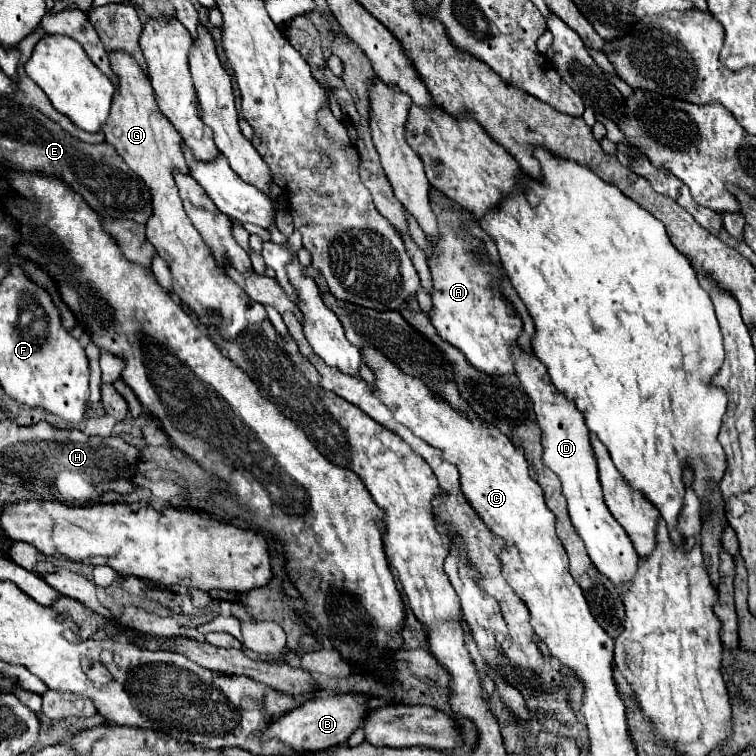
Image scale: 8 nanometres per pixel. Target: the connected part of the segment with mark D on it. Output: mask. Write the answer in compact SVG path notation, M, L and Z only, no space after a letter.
M516 348L514 362L516 362L516 376L520 378L528 396L532 398L536 420L542 430L542 446L544 446L542 462L552 472L556 472L556 476L562 482L562 494L566 496L568 502L572 526L584 540L588 556L598 568L598 572L604 574L622 592L626 588L626 582L630 582L638 570L638 554L626 530L622 530L622 526L614 520L608 506L604 504L602 486L598 480L596 456L590 446L590 430L584 422L584 416L576 410L572 402L564 398L564 394L556 390L556 386L550 382L544 364L538 362L536 356Z

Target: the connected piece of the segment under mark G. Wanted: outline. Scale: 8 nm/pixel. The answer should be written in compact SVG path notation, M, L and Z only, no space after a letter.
M110 54L112 70L116 70L120 78L120 88L114 92L110 116L102 126L102 132L106 134L106 142L116 148L116 152L124 158L124 162L150 186L152 190L152 208L154 214L146 222L146 236L150 244L156 248L156 254L166 260L170 266L172 278L174 278L174 294L188 304L188 308L198 318L220 318L220 336L224 340L236 340L248 326L262 324L268 320L268 314L264 306L258 302L252 302L244 290L232 282L230 276L226 276L224 270L220 270L208 250L204 246L204 240L200 238L200 232L192 226L192 220L188 218L176 182L172 178L172 168L188 172L188 164L184 160L182 152L182 138L178 130L168 122L168 118L158 110L154 90L150 86L148 76L128 58L128 54Z

